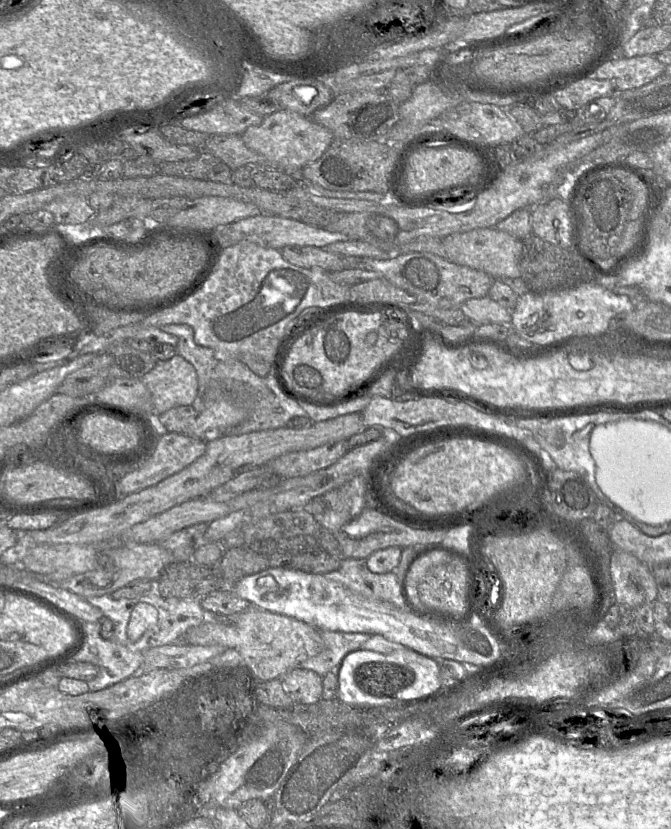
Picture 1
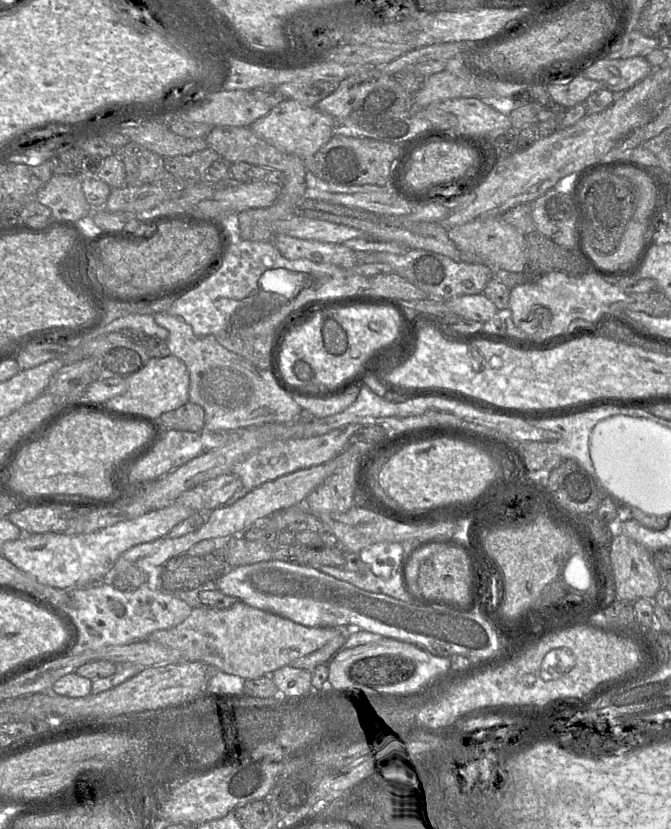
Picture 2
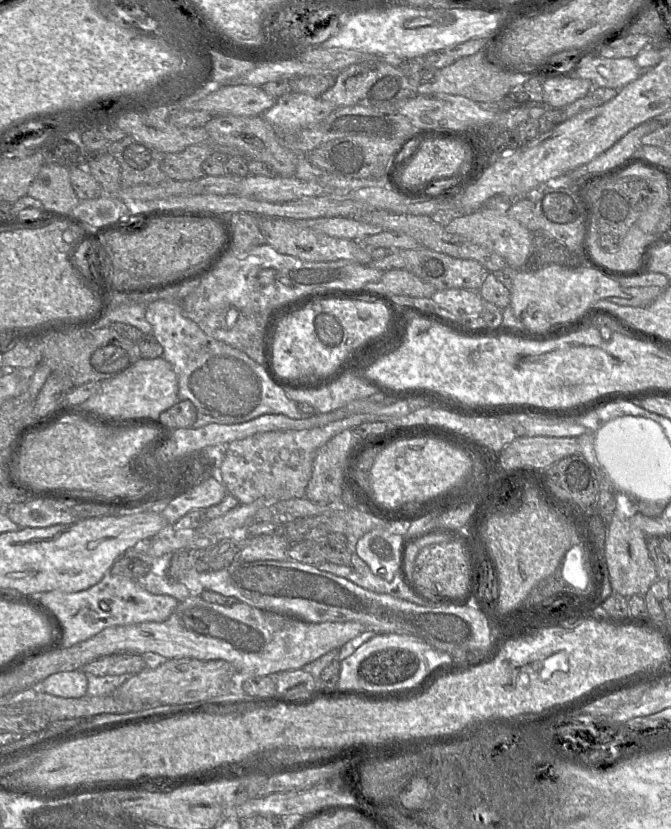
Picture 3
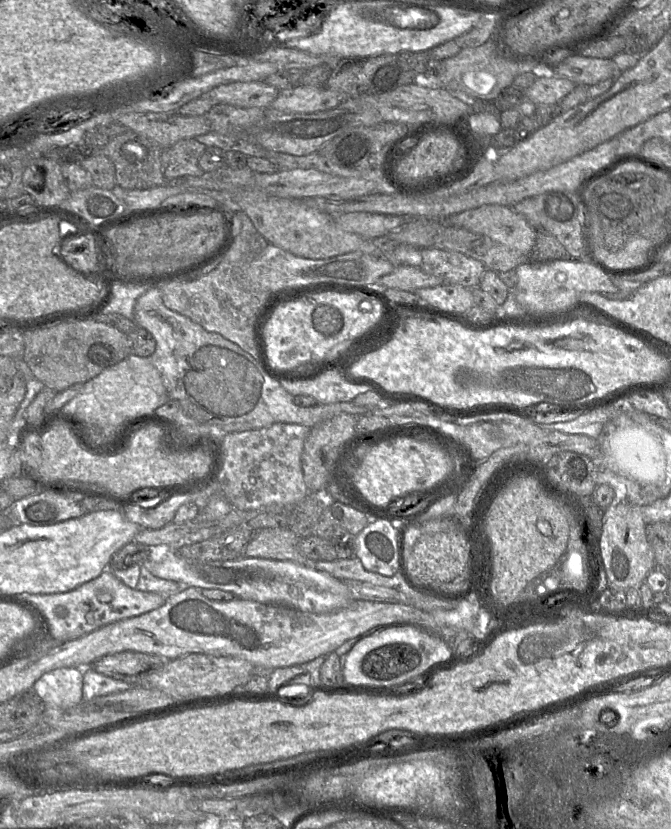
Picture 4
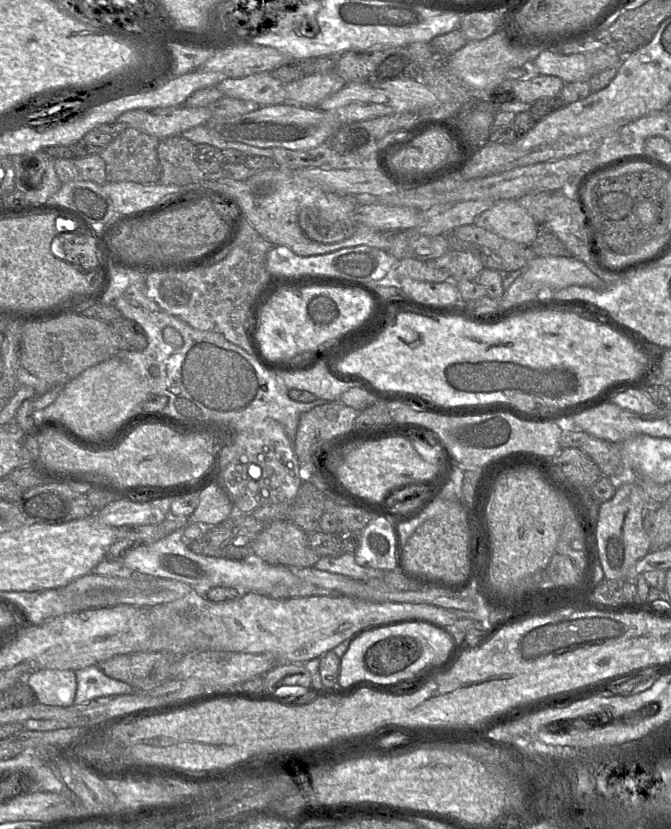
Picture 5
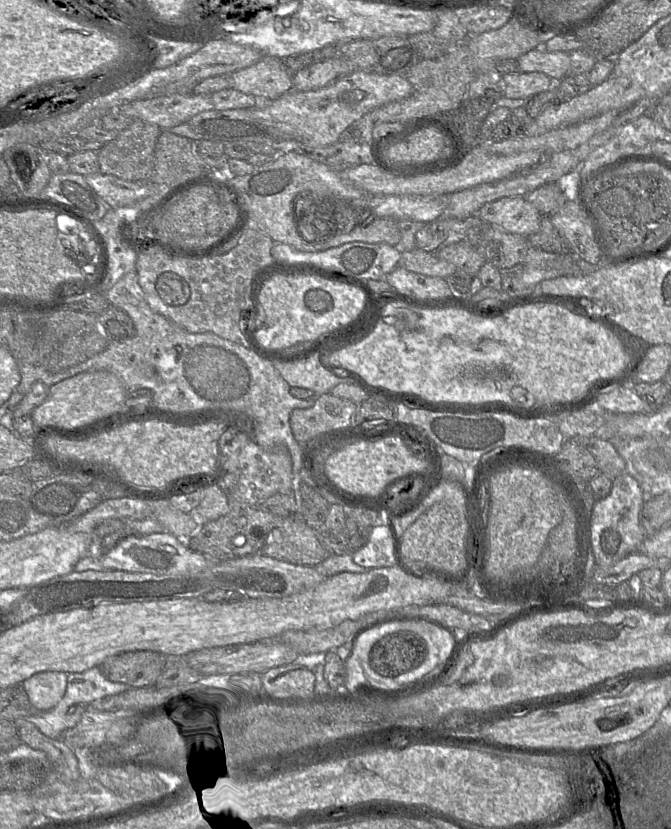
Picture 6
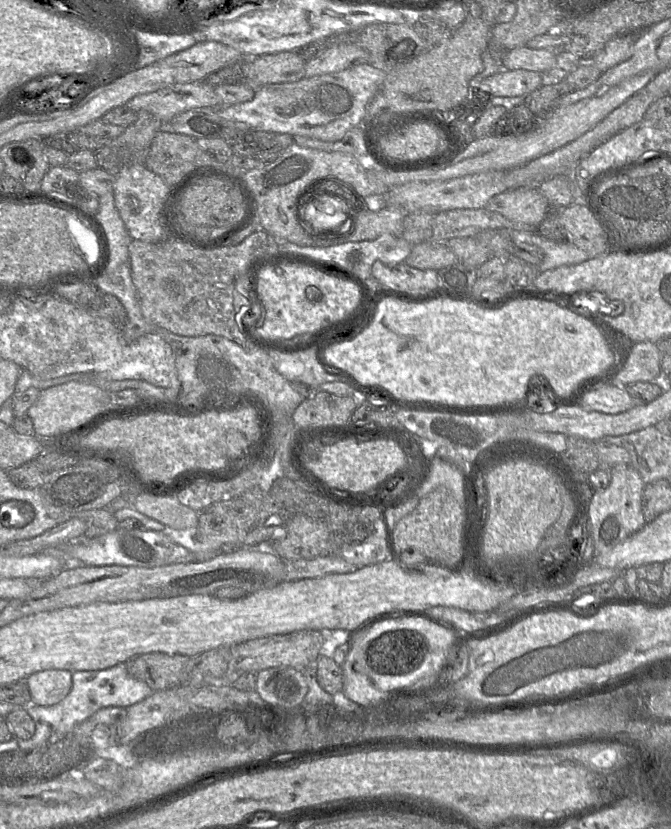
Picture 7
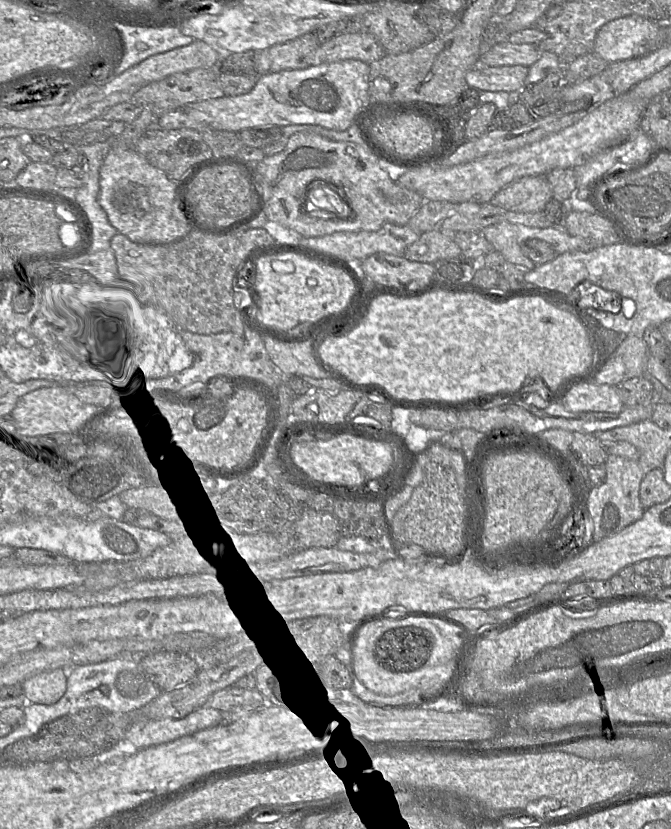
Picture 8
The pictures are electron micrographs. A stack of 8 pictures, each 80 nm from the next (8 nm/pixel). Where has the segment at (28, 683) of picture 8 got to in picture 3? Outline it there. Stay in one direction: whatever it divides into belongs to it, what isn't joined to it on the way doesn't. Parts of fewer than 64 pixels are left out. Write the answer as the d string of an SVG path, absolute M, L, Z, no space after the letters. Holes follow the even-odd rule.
M83 670L50 675L39 683L39 690L52 696L76 699L87 695L88 681Z

